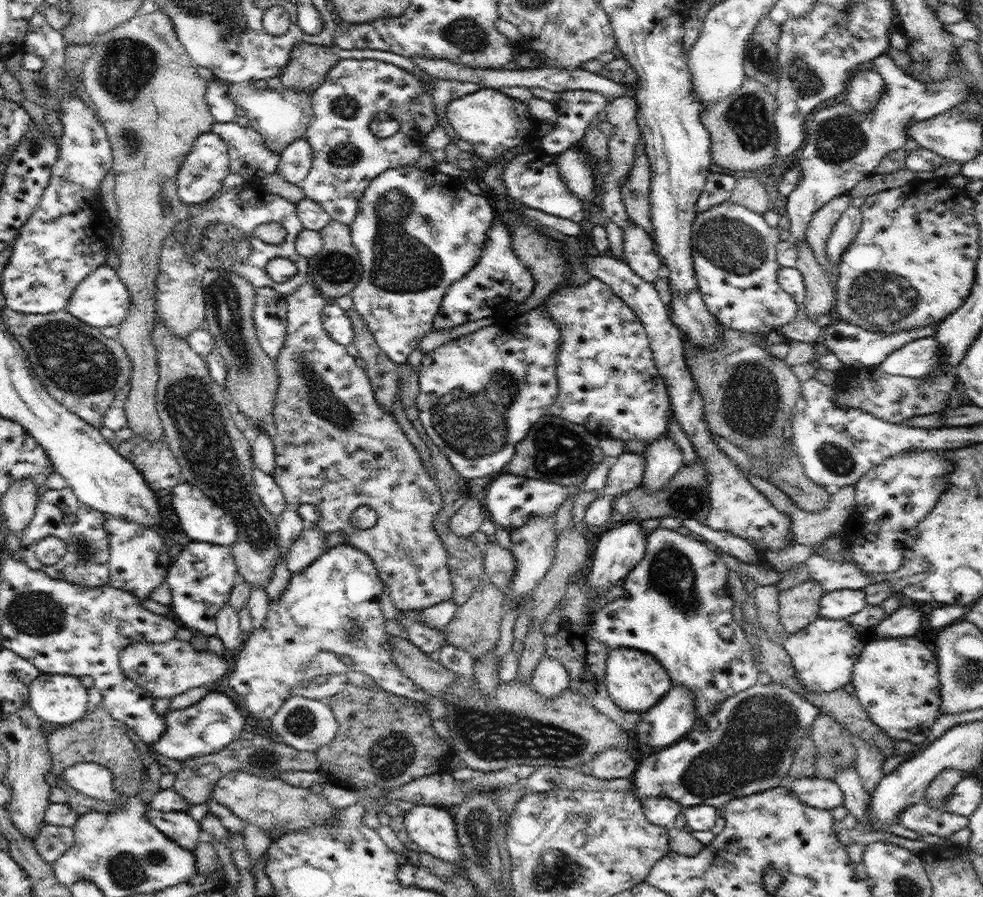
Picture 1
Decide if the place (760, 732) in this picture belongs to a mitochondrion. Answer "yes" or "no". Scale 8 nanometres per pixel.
yes

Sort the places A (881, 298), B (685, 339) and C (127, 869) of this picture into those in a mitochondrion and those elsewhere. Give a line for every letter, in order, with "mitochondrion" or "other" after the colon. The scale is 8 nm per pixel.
A: mitochondrion
B: other
C: mitochondrion

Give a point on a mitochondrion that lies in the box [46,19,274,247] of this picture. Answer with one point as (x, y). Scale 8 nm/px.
(126, 65)

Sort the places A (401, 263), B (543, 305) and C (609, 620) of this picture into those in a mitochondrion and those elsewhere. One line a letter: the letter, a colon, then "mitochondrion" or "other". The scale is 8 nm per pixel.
A: mitochondrion
B: other
C: other

